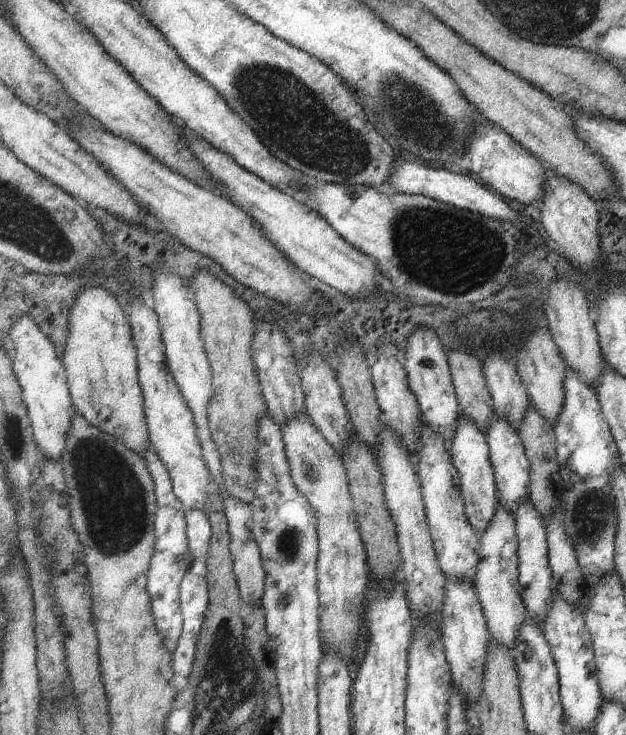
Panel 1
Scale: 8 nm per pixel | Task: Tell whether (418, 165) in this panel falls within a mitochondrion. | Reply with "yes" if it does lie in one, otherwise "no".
no

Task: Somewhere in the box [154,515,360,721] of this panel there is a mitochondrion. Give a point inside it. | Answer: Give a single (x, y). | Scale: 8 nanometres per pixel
(289, 545)

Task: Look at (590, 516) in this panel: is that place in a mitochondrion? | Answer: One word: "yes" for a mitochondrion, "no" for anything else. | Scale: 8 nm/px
yes

